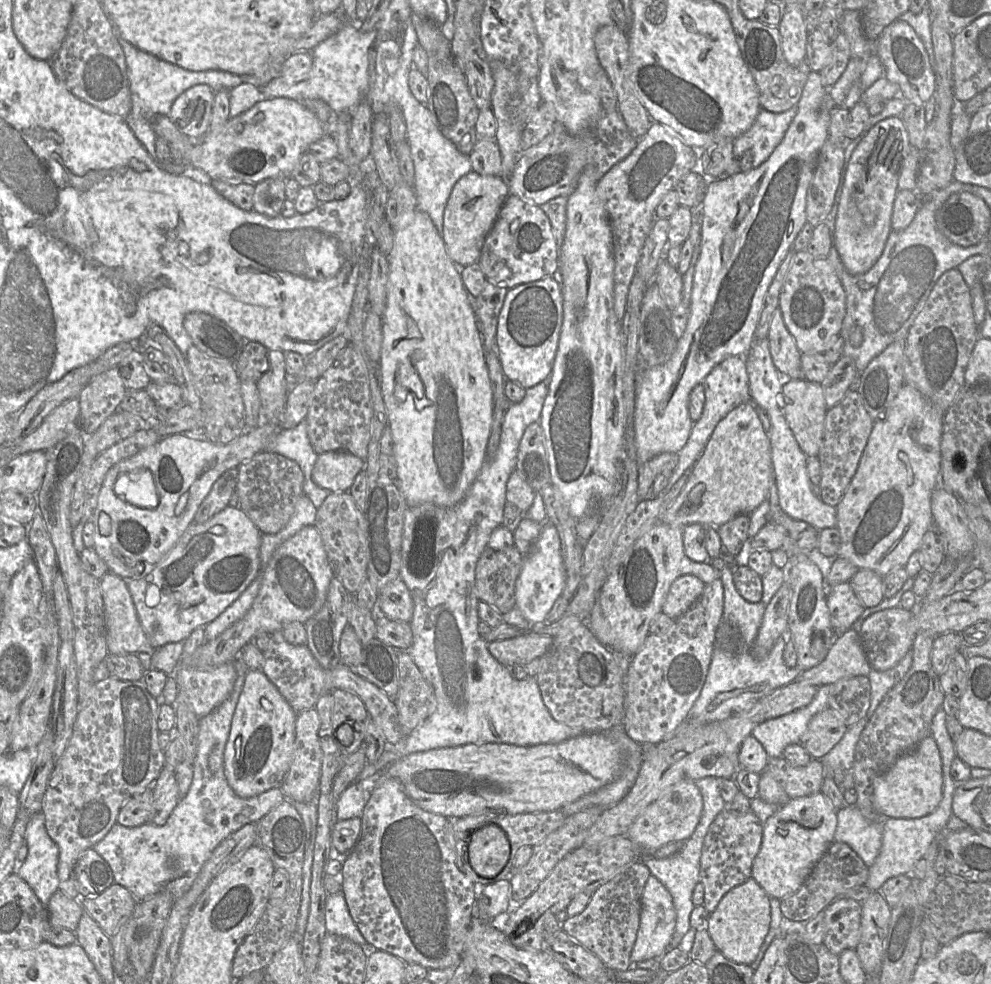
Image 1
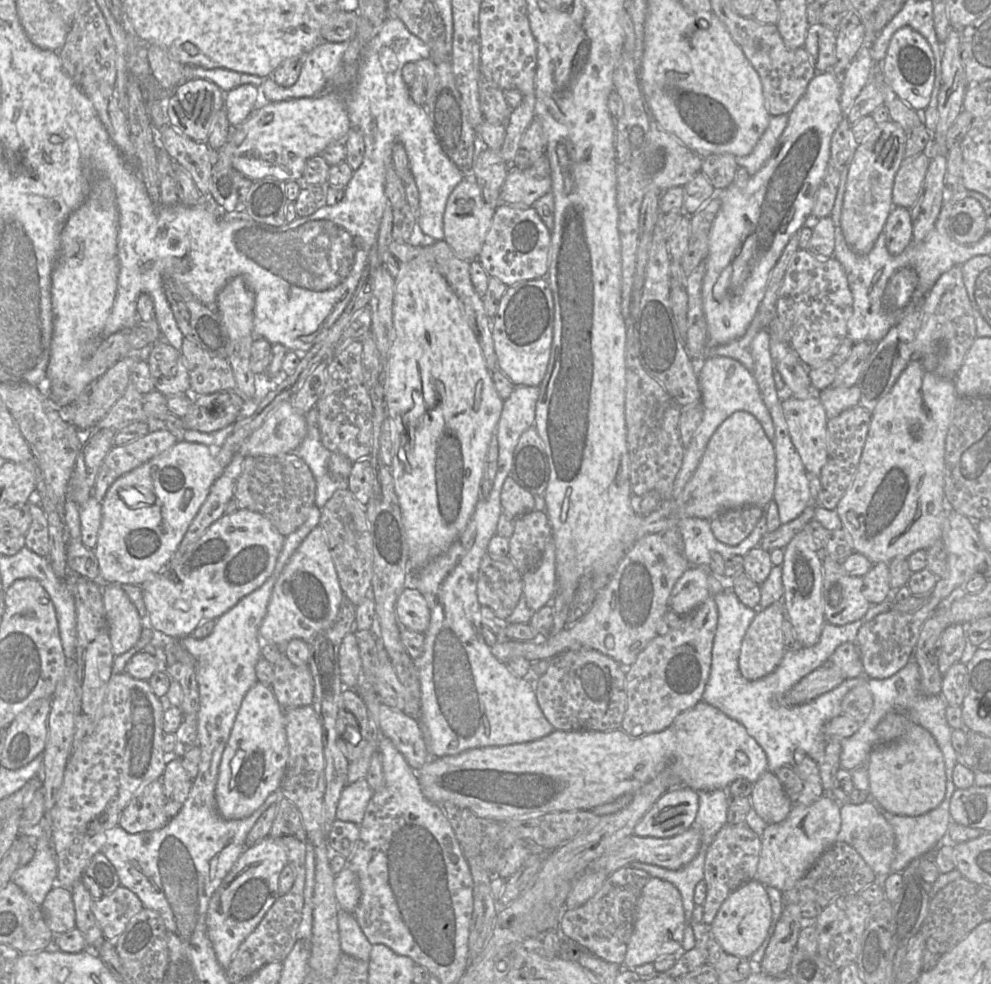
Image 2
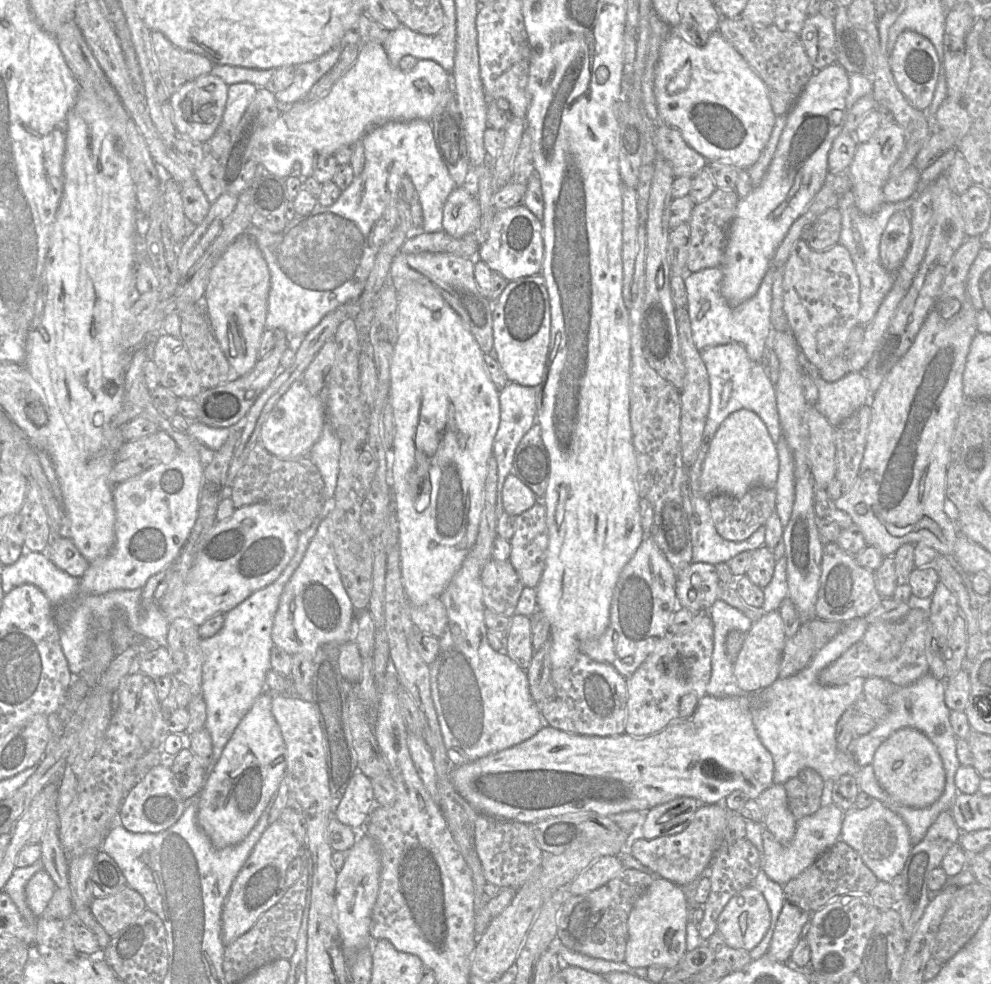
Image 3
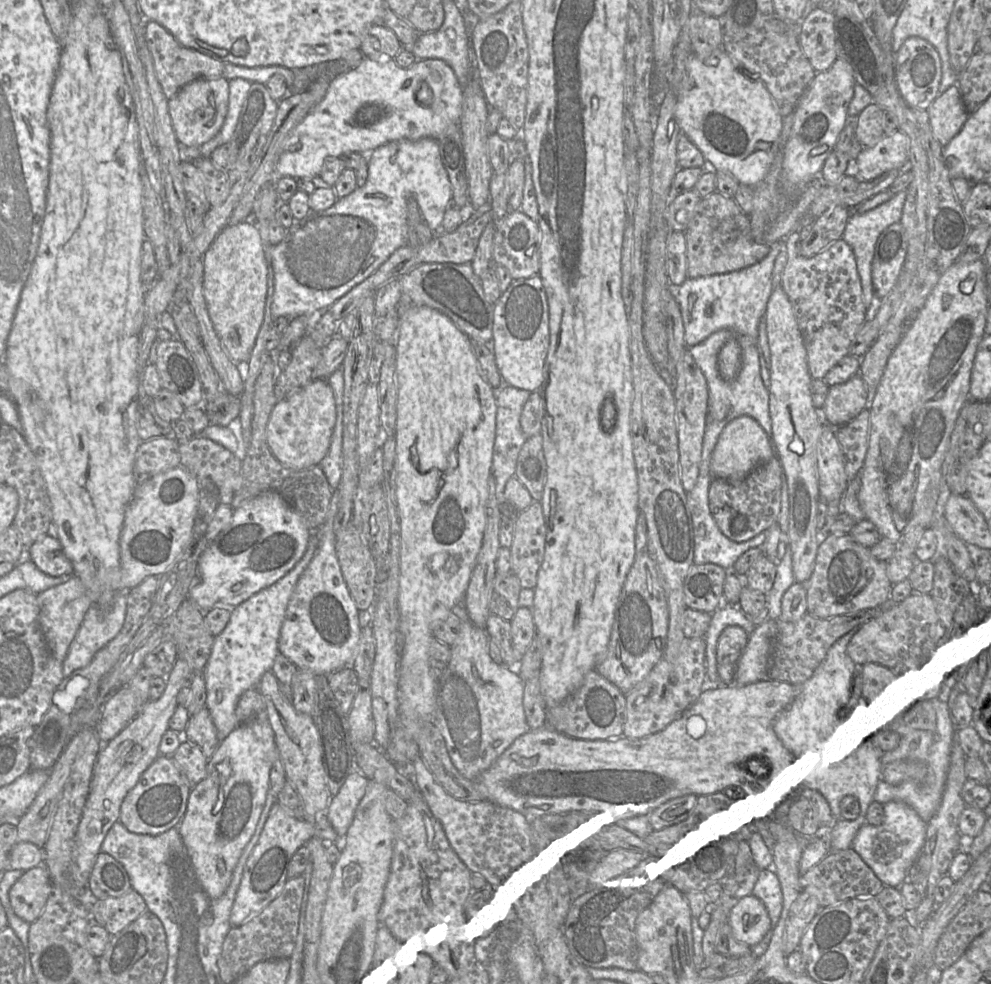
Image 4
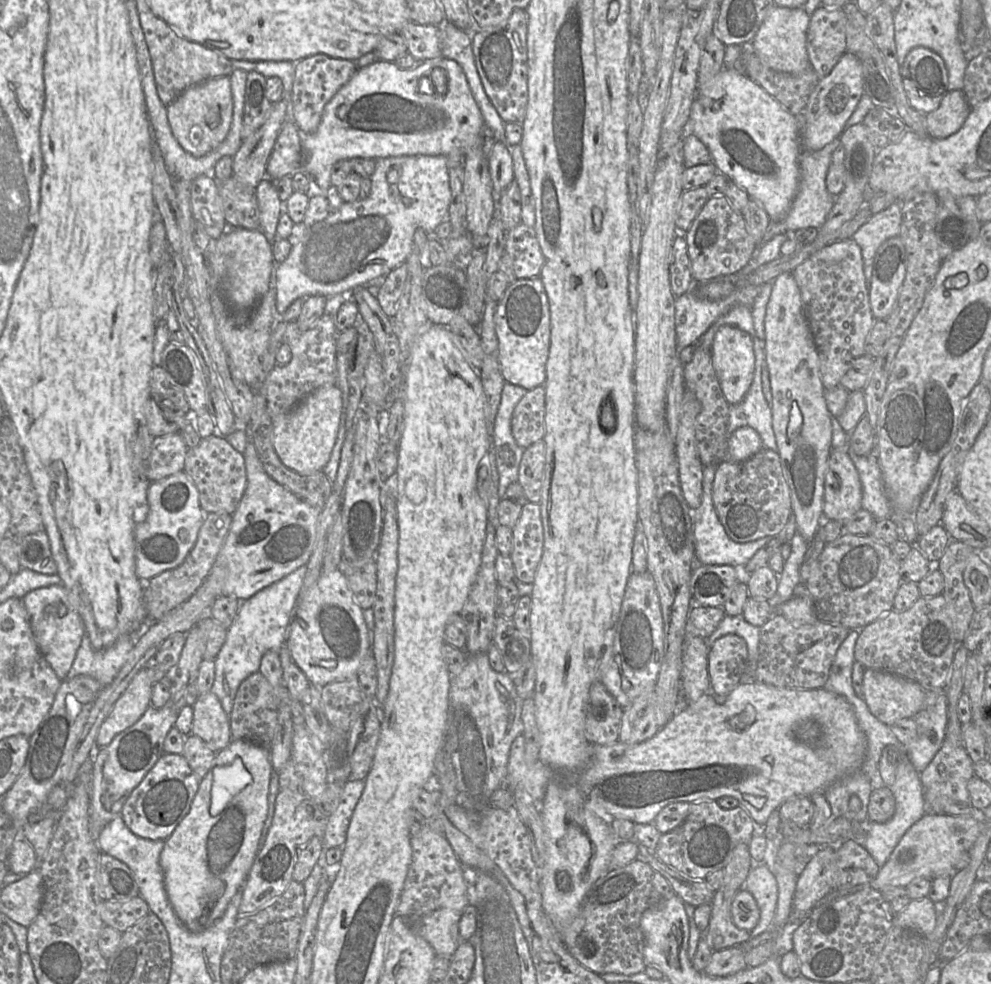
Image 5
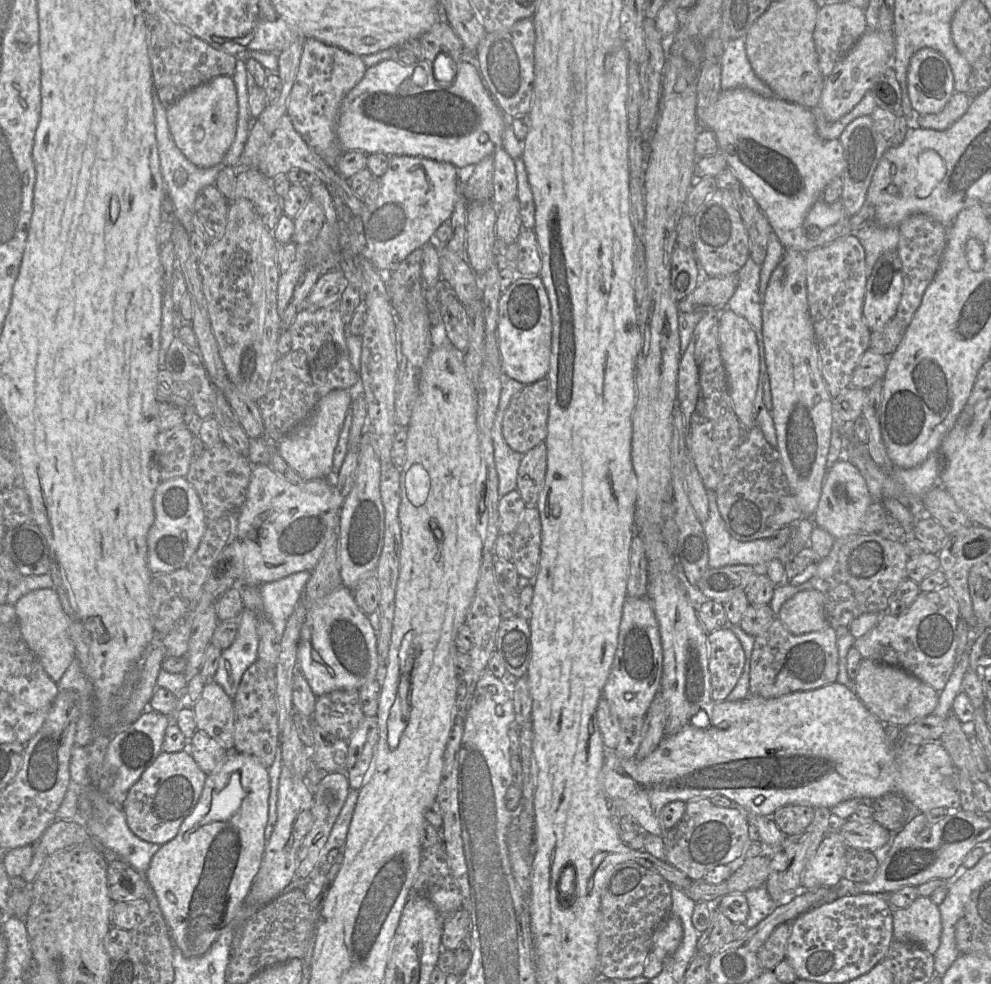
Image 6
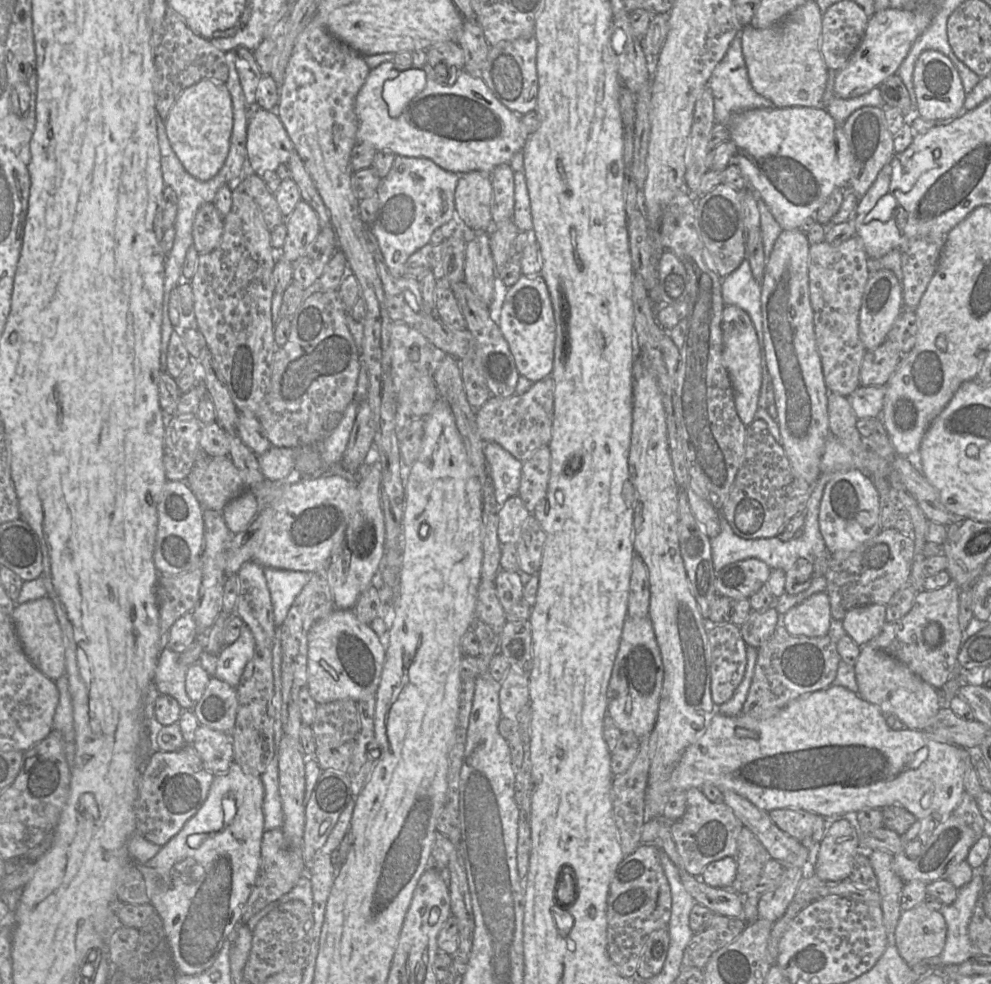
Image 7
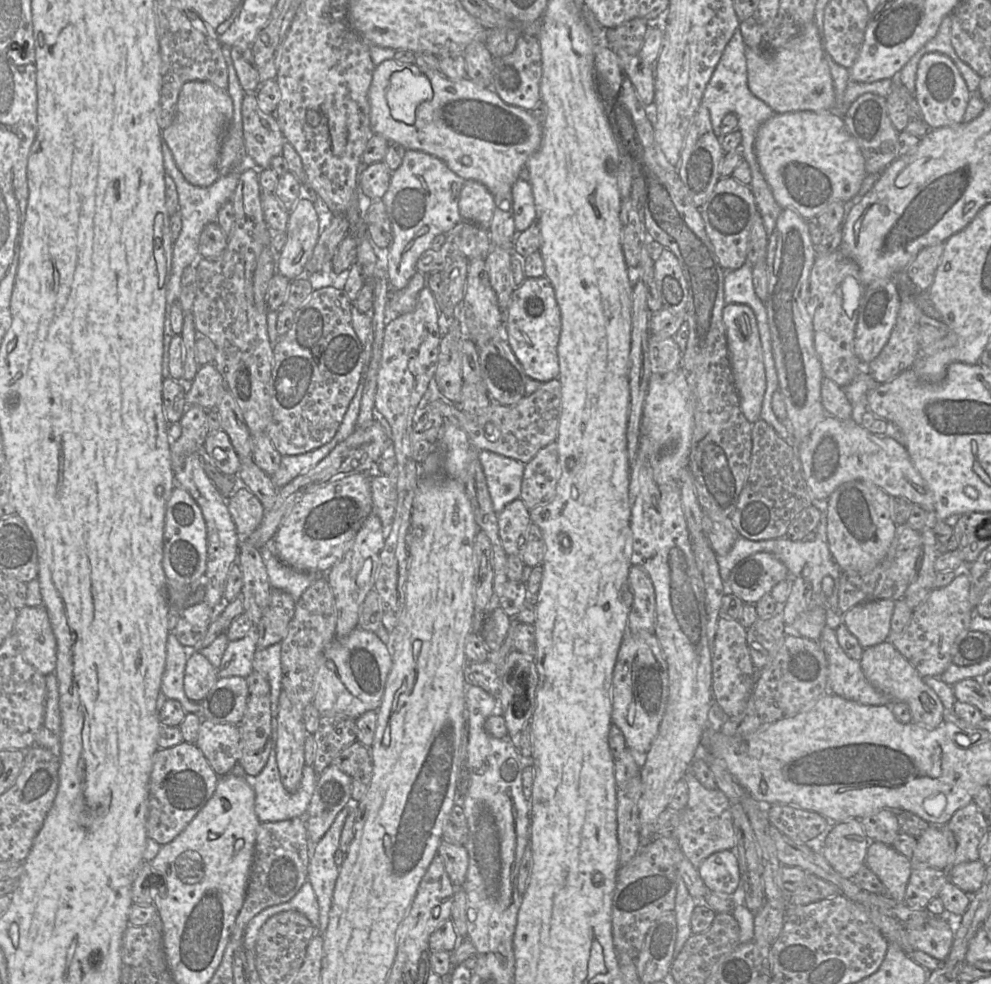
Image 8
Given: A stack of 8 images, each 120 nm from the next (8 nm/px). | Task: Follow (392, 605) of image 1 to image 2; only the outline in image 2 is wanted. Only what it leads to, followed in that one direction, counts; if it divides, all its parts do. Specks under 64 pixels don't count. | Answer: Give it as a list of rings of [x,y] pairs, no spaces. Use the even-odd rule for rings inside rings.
[[[404,588],[395,605],[401,628],[424,633],[430,624],[430,609],[423,594],[416,588]]]

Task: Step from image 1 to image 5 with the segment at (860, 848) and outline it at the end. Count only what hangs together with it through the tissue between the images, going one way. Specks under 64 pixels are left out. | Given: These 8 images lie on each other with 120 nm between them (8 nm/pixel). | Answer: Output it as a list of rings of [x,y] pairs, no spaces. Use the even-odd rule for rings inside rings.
[[[910,760],[900,761],[896,768],[895,781],[889,789],[895,798],[895,812],[891,819],[885,823],[859,822],[863,824],[864,830],[862,846],[879,867],[885,864],[906,831],[925,814],[925,802],[920,776]]]

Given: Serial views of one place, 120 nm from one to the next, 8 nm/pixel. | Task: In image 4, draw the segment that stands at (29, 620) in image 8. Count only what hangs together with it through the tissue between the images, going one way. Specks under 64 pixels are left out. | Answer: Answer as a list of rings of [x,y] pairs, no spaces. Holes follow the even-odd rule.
[[[72,575],[66,583],[51,587],[37,594],[39,605],[39,622],[47,642],[47,646],[56,660],[63,663],[69,646],[74,639],[83,618],[92,604],[89,591],[76,575]]]

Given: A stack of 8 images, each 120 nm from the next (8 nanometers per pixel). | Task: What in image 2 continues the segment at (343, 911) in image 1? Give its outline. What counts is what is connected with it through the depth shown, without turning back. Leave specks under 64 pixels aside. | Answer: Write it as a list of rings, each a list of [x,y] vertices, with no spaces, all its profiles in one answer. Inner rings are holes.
[[[339,907],[337,916],[341,951],[357,959],[368,961],[372,944],[365,937],[354,915]]]

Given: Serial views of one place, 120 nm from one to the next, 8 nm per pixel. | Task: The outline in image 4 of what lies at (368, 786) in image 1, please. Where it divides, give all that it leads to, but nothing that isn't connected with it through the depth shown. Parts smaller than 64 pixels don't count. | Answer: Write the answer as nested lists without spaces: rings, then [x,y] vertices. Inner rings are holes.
[[[350,774],[339,793],[330,801],[327,816],[339,838],[346,838],[369,781],[364,774]]]

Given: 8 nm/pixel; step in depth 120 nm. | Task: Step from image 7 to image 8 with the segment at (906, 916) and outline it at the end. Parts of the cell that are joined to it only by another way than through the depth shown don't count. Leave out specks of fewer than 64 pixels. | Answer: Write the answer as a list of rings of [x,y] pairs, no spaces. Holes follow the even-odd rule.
[[[935,917],[929,920],[923,928],[906,928],[906,932],[908,941],[914,949],[923,951],[939,961],[944,961],[949,954],[953,942],[954,924],[948,924],[943,918]]]

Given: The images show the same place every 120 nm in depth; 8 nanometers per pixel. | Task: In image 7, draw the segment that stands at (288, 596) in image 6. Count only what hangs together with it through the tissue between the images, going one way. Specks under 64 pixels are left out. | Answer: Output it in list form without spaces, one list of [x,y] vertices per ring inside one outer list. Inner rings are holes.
[[[264,567],[264,574],[271,597],[274,622],[279,627],[284,622],[295,598],[311,579],[312,574],[272,567]]]

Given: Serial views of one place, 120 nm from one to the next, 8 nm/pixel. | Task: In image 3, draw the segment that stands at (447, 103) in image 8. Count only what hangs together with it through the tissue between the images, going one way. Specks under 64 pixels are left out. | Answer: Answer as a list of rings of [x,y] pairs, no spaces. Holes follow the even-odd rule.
[[[369,42],[360,47],[356,62],[332,87],[329,94],[314,103],[296,102],[283,106],[284,111],[271,125],[257,131],[252,138],[252,157],[272,174],[287,178],[290,176],[309,177],[313,173],[318,156],[331,156],[344,146],[361,142],[364,135],[373,127],[388,121],[414,119],[430,120],[438,108],[443,108],[453,98],[450,74],[433,60],[418,60],[410,71],[403,71],[391,65],[384,46]]]

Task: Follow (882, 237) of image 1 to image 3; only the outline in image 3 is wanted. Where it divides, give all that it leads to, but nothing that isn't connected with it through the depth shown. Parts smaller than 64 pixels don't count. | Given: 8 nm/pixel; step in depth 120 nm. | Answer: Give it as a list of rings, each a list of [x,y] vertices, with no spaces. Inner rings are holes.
[[[897,123],[880,127],[869,141],[858,144],[847,173],[851,179],[856,206],[863,214],[874,214],[883,203],[887,203],[883,189],[889,180],[890,169],[902,153],[904,145],[905,133]]]

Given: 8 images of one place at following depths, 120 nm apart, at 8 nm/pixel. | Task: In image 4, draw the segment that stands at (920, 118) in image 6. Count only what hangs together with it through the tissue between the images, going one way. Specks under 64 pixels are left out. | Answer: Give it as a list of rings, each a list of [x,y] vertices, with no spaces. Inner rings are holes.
[[[957,84],[938,95],[928,108],[933,135],[942,146],[946,146],[962,130],[969,115]]]

